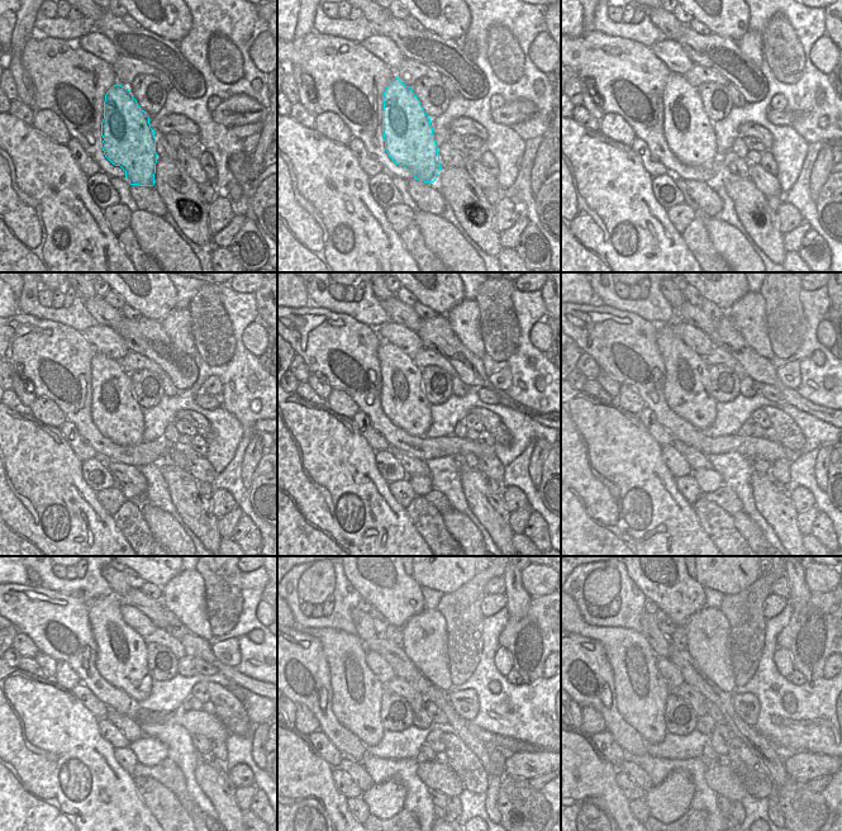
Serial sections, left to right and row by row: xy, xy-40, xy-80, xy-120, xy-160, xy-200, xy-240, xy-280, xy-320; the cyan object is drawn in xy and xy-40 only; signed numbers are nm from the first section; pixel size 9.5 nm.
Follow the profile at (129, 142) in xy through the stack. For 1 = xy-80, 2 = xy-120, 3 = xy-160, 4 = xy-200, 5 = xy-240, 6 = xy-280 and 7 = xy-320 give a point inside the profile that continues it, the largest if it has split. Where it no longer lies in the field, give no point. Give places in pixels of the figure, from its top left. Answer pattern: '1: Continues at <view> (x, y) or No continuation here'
1: Continues at xy-80 (689, 133)
2: Continues at xy-120 (115, 412)
3: Continues at xy-160 (402, 402)
4: Continues at xy-200 (685, 393)
5: Continues at xy-240 (125, 660)
6: Continues at xy-280 (426, 642)
7: Continues at xy-320 (709, 644)

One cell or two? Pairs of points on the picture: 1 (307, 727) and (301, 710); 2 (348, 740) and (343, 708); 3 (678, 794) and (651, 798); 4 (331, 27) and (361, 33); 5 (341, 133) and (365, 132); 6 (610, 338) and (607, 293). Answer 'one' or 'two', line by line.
1: one
2: two
3: one
4: one
5: two
6: two

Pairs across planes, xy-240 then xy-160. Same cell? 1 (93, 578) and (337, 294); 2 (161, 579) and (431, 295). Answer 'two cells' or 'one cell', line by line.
1: two cells
2: two cells

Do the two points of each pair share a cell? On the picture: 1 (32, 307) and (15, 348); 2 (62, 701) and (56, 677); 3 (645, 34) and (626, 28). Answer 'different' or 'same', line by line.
1: different
2: same
3: same

